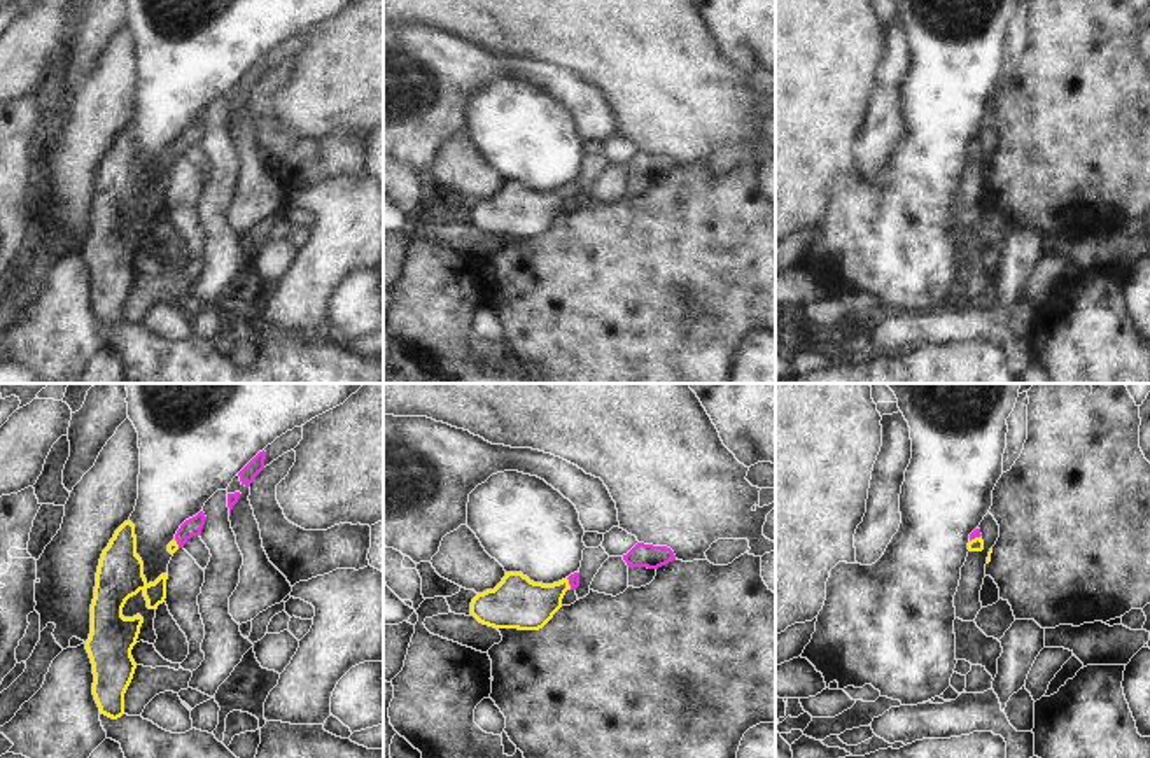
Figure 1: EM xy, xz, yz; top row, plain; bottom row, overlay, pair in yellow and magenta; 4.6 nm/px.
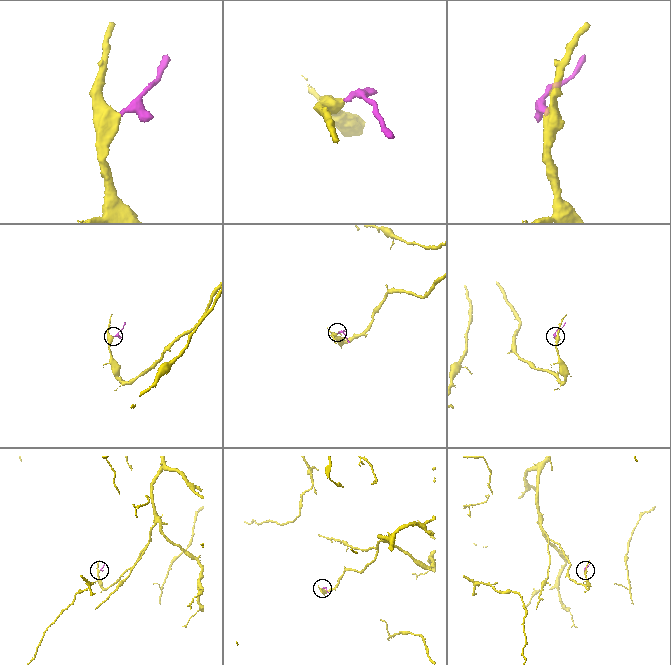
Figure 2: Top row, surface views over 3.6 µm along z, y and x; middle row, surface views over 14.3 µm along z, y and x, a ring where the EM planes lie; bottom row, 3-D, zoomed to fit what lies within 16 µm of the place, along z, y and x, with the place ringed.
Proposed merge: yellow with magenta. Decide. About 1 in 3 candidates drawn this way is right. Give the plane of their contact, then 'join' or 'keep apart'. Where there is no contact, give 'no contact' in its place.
xz | join

